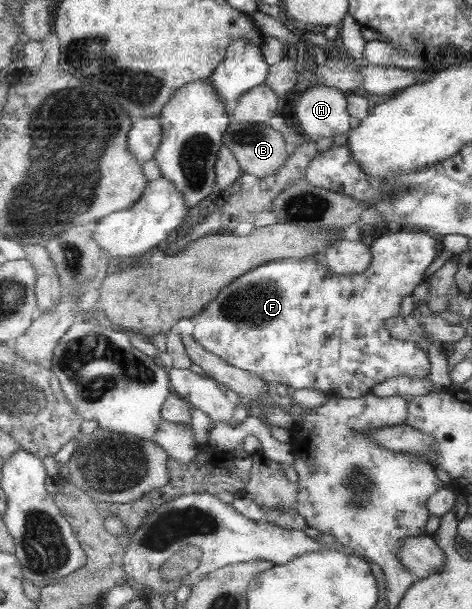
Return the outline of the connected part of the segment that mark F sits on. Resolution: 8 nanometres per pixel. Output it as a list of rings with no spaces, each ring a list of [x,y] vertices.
[[[403,228],[403,231],[387,231],[380,238],[377,238],[372,245],[372,260],[370,269],[363,271],[357,275],[338,275],[331,271],[329,267],[323,265],[314,265],[312,259],[299,261],[299,259],[283,259],[283,261],[271,261],[267,265],[261,265],[257,269],[237,278],[226,289],[223,289],[219,296],[212,302],[212,305],[207,305],[201,314],[191,317],[193,323],[192,335],[199,345],[203,345],[207,351],[215,353],[227,361],[234,367],[245,369],[250,373],[259,375],[265,382],[274,384],[283,384],[292,389],[319,389],[325,391],[330,398],[343,397],[345,399],[355,399],[371,394],[372,389],[393,377],[413,377],[413,378],[428,378],[432,369],[430,355],[426,348],[417,342],[410,342],[395,338],[387,326],[387,319],[397,317],[401,309],[401,303],[407,296],[411,296],[413,291],[417,289],[417,285],[424,283],[425,273],[431,267],[431,263],[437,259],[441,252],[441,247],[437,243],[437,239],[429,232],[410,231]]]

